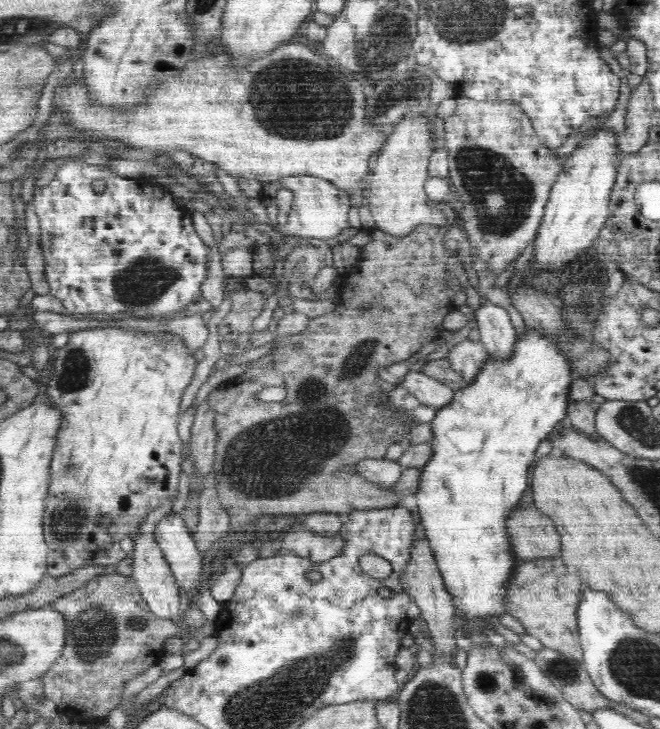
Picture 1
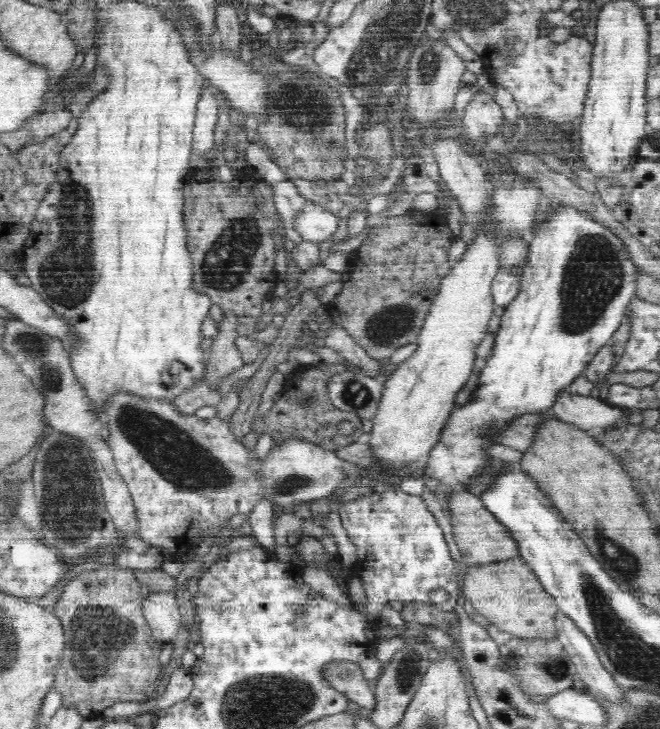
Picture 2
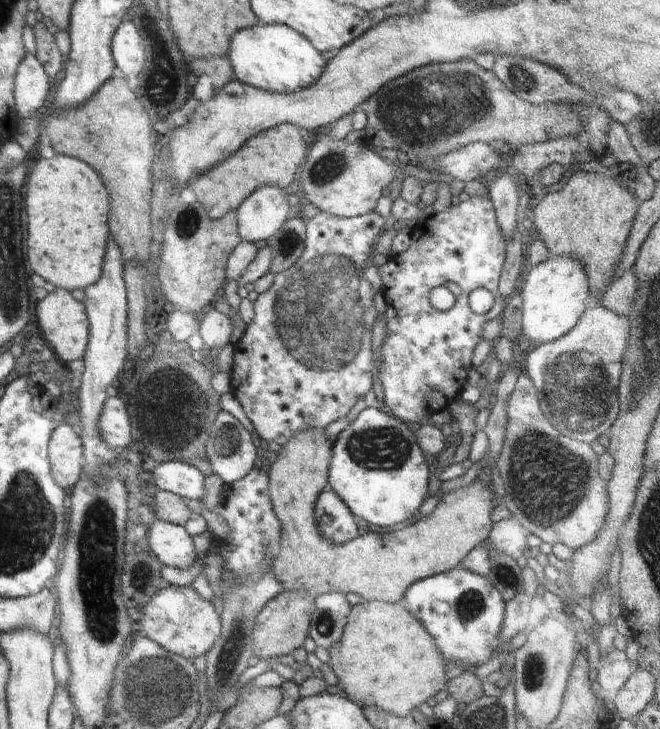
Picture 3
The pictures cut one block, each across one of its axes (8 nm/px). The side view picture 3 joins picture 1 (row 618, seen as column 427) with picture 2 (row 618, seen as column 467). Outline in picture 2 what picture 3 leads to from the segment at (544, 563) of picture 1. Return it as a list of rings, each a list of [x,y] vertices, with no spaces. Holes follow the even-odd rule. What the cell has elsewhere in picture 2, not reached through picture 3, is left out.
[[[520,556],[490,563],[474,569],[466,568],[462,594],[478,613],[496,625],[499,630],[522,641],[554,641],[558,639],[555,618],[559,609],[554,596],[547,594],[534,575],[533,568]]]

